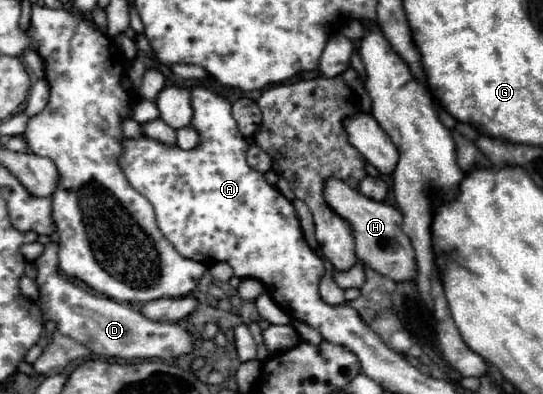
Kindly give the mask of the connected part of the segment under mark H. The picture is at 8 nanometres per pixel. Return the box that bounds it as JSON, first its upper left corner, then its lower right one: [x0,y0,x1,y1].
[325,178,417,282]

